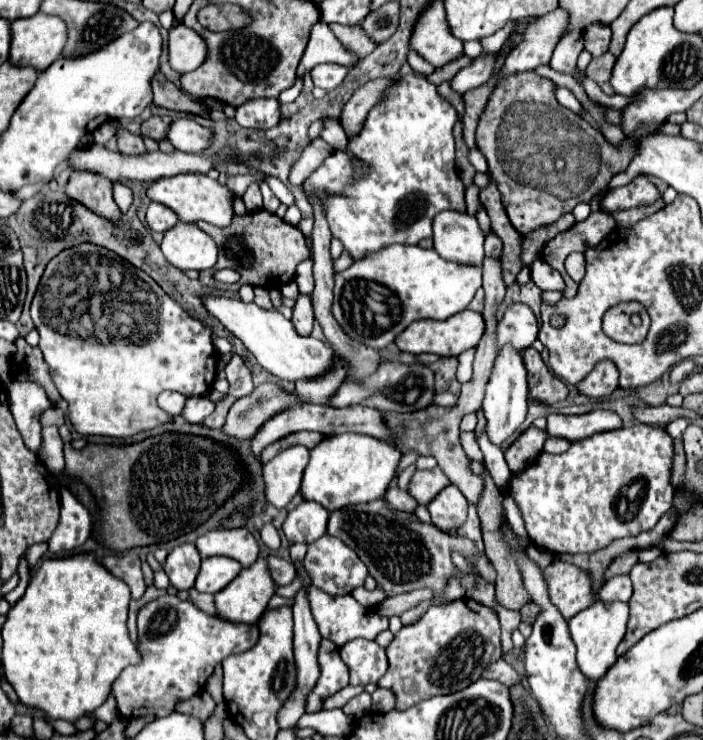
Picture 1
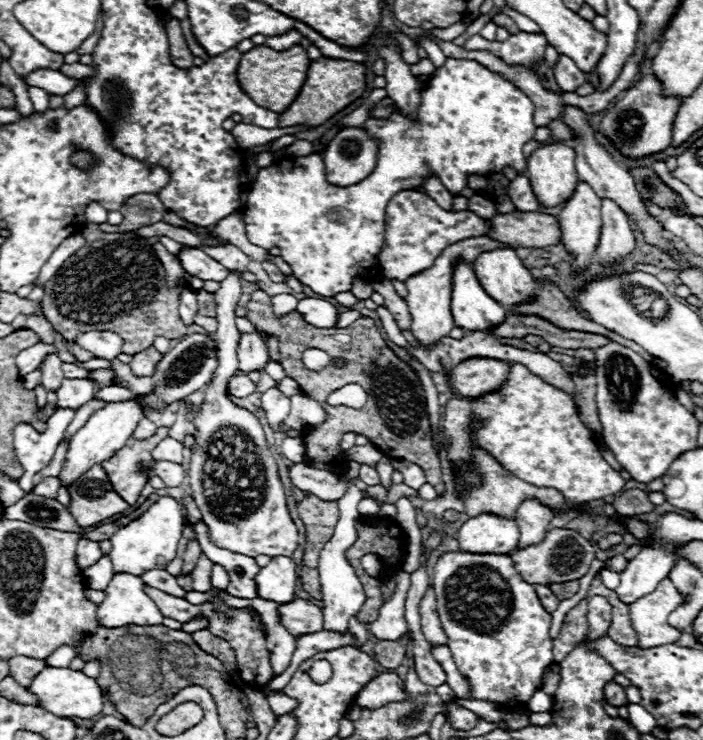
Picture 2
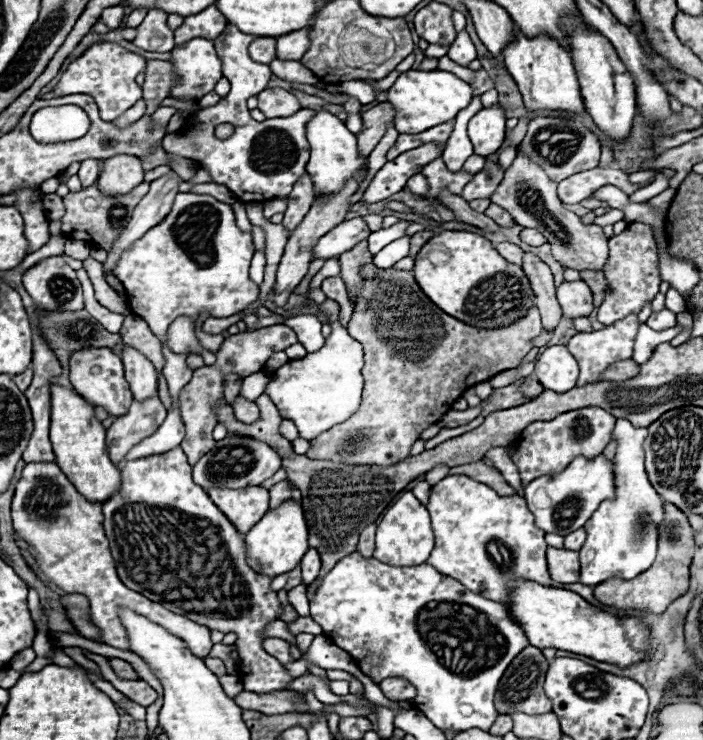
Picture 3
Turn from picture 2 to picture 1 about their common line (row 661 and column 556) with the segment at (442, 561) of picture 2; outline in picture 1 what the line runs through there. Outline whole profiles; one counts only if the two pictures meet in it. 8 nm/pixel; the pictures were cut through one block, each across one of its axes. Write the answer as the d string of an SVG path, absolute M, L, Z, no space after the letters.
M638 424L630 428L592 434L580 444L572 444L564 454L540 452L524 470L510 474L508 494L522 512L532 542L550 552L590 554L606 548L614 540L638 536L654 528L662 514L672 508L674 488L670 484L672 470L672 438L666 430Z

